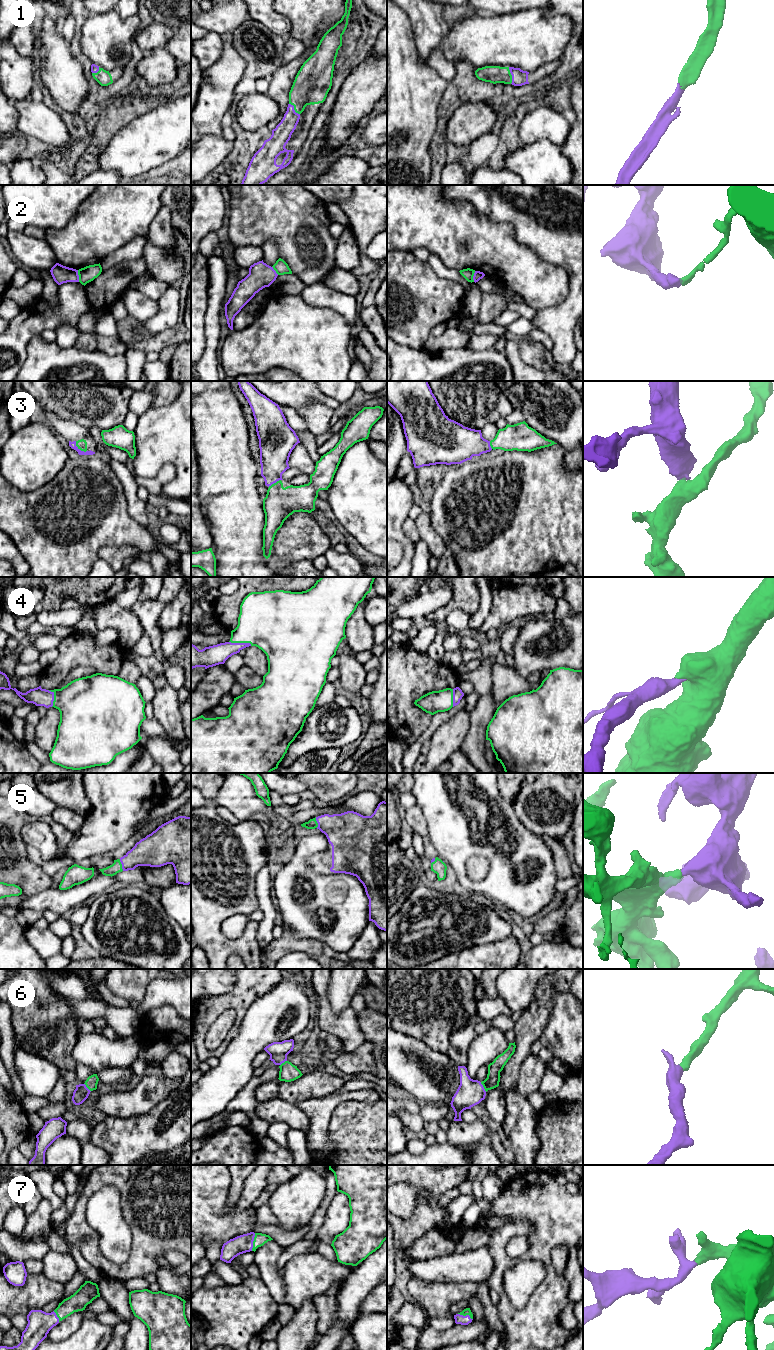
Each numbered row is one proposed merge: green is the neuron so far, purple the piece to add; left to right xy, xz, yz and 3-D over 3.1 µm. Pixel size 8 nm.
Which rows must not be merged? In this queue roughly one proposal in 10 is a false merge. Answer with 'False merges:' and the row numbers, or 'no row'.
False merges: 2

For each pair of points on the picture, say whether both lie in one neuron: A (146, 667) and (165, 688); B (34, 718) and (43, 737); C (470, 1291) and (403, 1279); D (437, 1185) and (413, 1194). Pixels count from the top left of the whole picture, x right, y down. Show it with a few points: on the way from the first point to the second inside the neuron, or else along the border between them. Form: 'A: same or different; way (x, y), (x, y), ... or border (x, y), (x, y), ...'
A: same; way (151, 672), (160, 683)
B: different; border (41, 718), (35, 730), (34, 741)
C: different; border (412, 1277), (407, 1284), (407, 1291), (416, 1302)
D: different; border (401, 1182), (426, 1192), (413, 1211)

